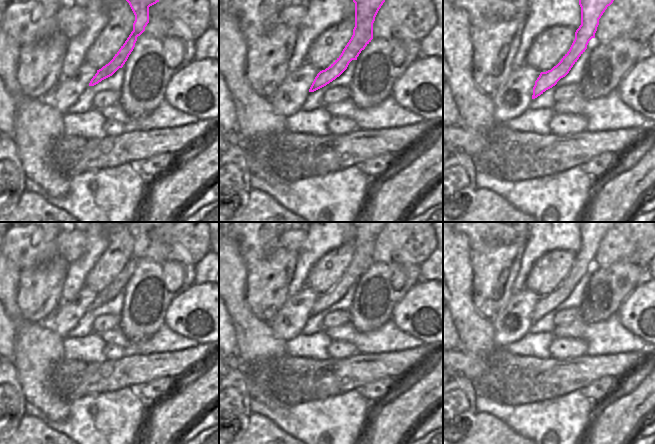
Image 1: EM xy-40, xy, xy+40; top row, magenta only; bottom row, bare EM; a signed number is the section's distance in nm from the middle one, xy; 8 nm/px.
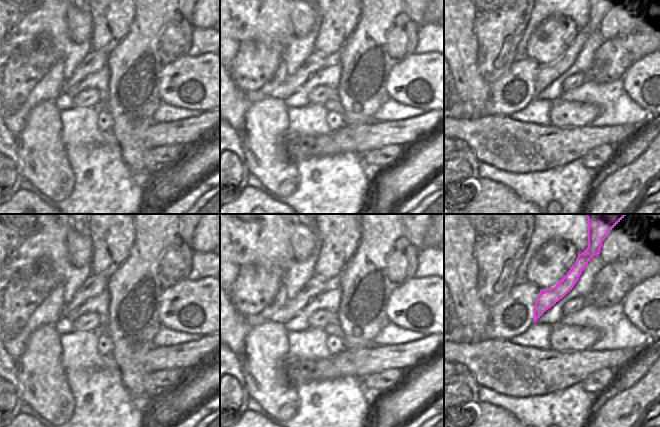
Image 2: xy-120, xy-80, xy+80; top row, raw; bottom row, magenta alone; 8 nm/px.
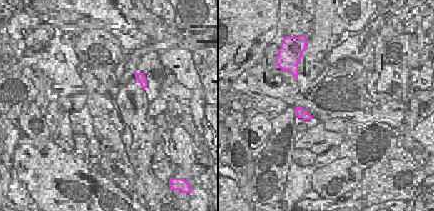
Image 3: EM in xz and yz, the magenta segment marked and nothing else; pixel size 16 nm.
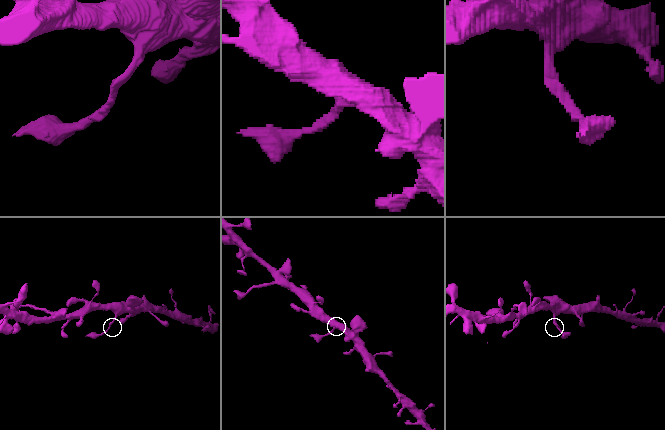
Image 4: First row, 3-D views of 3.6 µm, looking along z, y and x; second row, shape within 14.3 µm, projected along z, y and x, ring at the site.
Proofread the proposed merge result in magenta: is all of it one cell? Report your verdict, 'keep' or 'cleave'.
cleave

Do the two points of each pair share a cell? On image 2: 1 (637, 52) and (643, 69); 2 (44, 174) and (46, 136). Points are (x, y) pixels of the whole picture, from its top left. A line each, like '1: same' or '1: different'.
1: different
2: same

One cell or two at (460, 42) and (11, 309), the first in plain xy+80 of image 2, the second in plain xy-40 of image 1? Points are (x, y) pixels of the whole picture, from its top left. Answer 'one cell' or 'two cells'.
one cell

